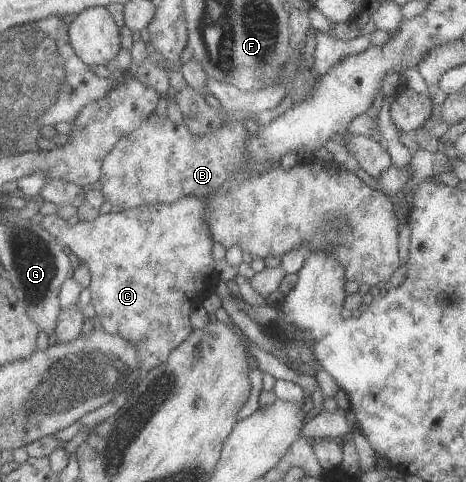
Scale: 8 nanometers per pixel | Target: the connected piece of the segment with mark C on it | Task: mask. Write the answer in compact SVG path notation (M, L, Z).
M186 197L174 204L153 204L99 215L91 222L79 220L74 226L69 226L67 220L56 215L42 219L42 224L55 234L57 240L89 268L92 275L91 304L96 310L96 318L108 334L120 335L137 344L137 366L143 374L166 364L172 353L191 337L195 330L192 314L202 307L207 293L213 292L221 280L215 270L216 260L213 260L214 240L210 224L206 222L207 205L202 197Z

